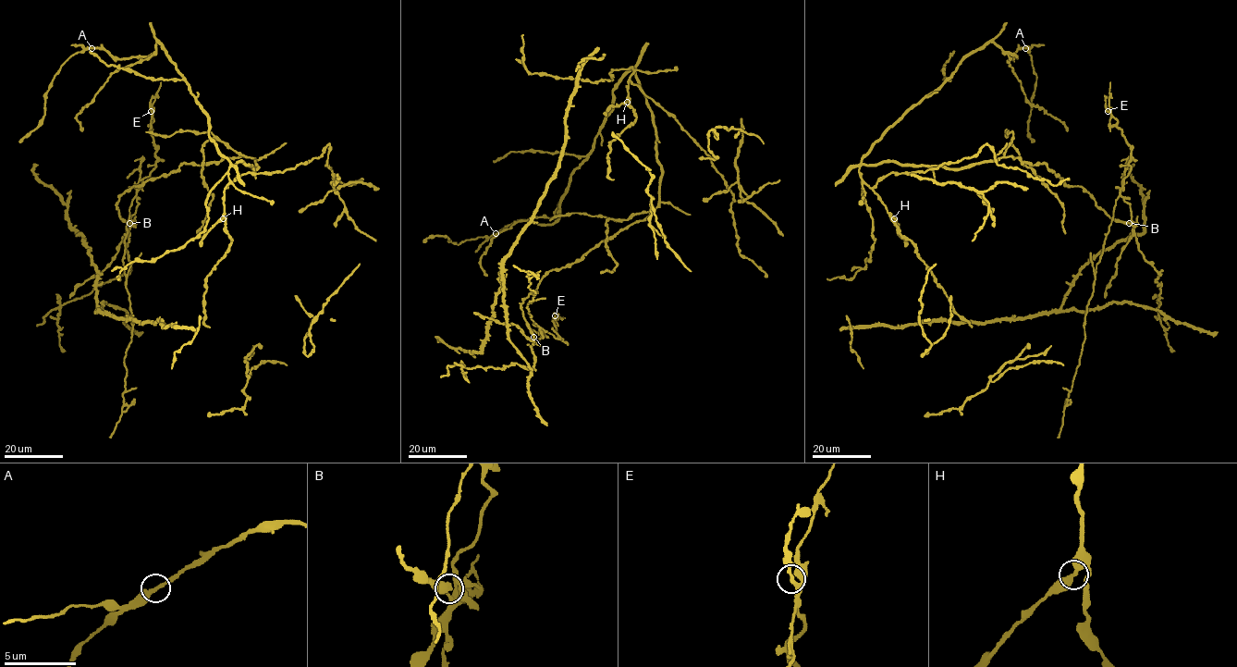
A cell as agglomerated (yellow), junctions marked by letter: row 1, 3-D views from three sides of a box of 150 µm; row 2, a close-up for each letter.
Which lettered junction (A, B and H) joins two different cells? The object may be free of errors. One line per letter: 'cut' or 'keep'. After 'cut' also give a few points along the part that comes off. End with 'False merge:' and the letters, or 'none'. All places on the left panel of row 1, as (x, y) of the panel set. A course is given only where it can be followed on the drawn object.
A: keep
B: cut; foreign part runs (129, 223), (138, 203), (135, 196), (129, 207), (123, 261), (131, 339), (124, 358), (122, 414), (109, 437)
H: keep
False merge: B

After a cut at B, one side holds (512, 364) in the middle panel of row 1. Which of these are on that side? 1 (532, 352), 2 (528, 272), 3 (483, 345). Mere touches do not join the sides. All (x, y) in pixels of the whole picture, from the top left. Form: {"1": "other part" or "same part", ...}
{"1": "same part", "2": "same part", "3": "other part"}

